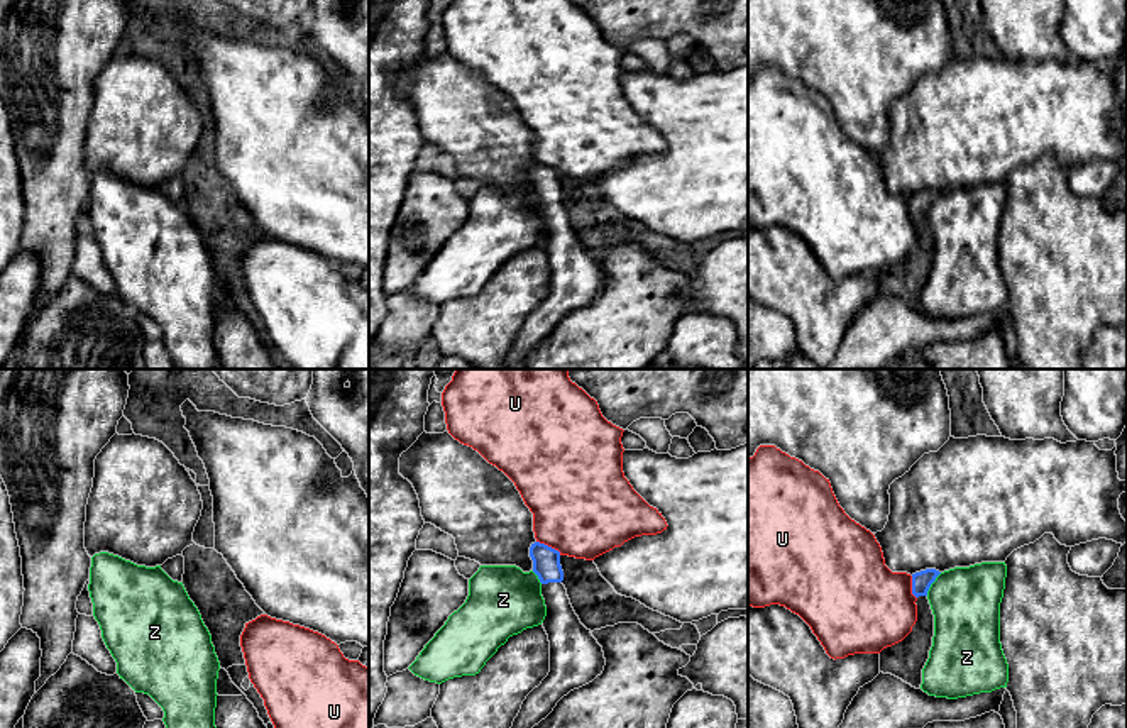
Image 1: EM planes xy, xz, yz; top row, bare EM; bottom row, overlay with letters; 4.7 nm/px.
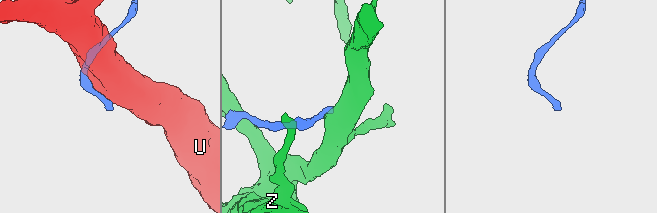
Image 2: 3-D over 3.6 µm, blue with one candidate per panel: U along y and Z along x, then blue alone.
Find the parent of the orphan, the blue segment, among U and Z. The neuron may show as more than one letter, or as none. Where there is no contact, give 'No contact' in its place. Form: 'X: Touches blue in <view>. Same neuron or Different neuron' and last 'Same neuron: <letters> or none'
U: Touches blue in xz. Different neuron
Z: Touches blue in yz. Different neuron
Same neuron: none

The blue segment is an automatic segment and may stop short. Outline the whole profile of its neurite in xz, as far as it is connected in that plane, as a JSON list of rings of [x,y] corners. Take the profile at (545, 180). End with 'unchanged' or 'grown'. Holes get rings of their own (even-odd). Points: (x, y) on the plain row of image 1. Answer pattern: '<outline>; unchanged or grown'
[[[535,163],[530,178],[547,227],[542,245],[550,262],[550,293],[523,322],[501,369],[521,366],[528,352],[545,340],[564,317],[592,303],[606,286],[602,267],[580,244],[562,205],[560,173]]]; grown

